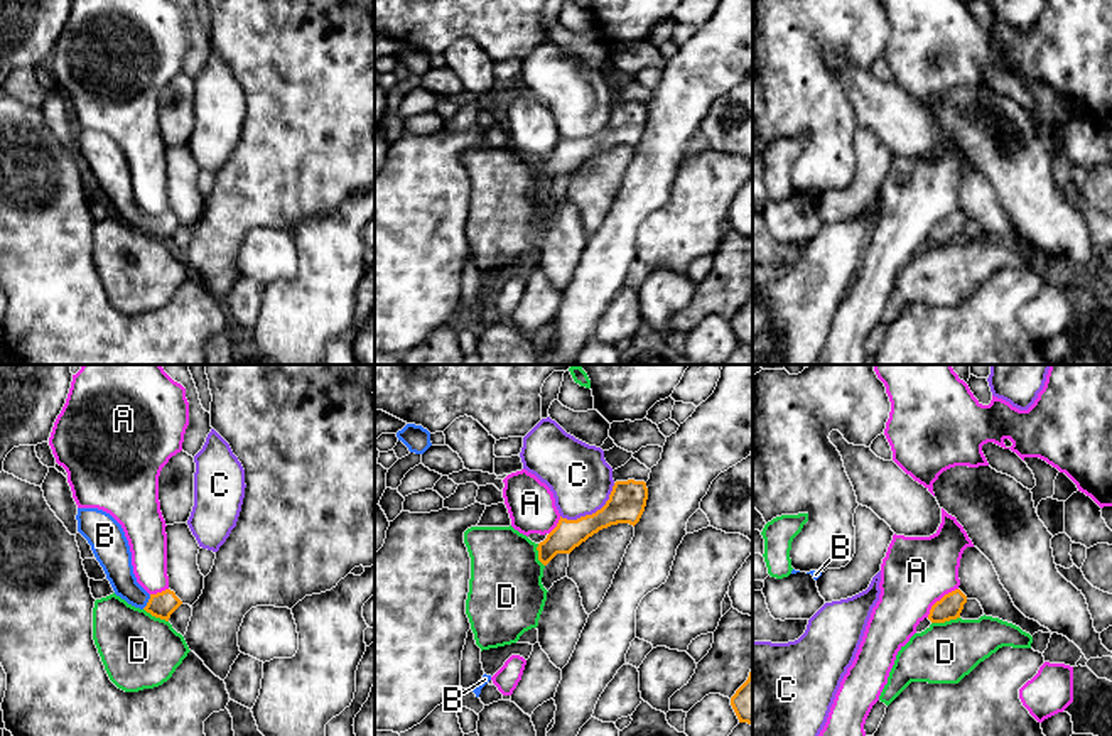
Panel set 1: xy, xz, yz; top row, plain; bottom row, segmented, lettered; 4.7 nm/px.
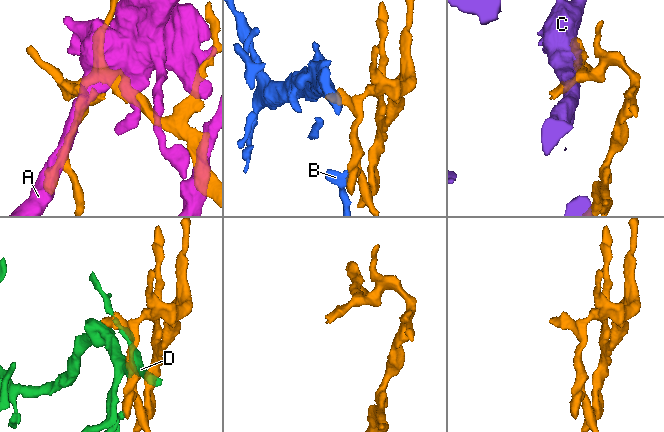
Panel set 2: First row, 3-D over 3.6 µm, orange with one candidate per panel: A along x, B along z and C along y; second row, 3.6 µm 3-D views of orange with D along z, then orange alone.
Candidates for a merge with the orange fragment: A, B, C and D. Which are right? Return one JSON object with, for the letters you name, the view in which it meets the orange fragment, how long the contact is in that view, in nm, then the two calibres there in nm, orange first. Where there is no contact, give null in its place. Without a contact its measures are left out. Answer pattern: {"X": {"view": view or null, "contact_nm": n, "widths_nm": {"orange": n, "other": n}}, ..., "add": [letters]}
{"B": {"view": "xy", "contact_nm": 80, "widths_nm": {"orange": 120, "other": 140}}, "add": ["B"]}

